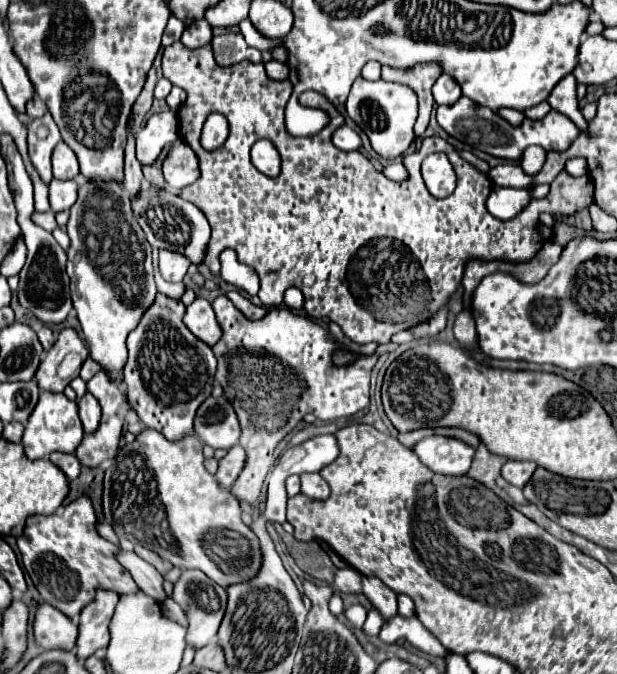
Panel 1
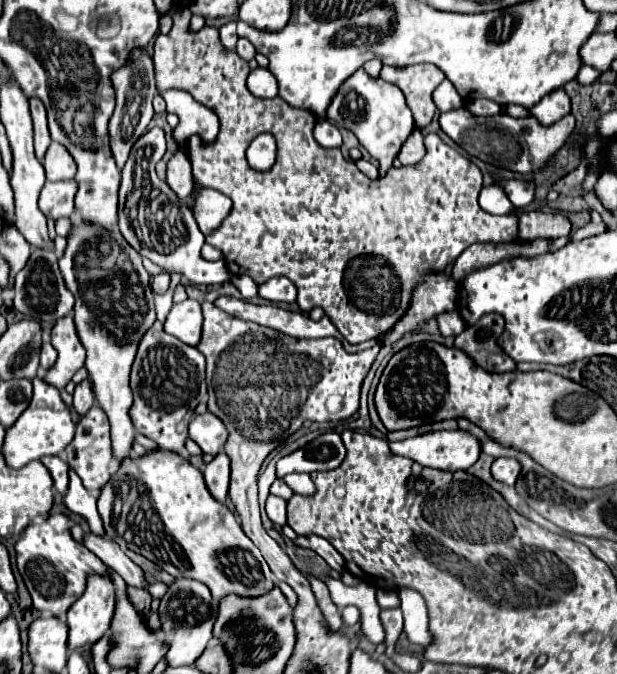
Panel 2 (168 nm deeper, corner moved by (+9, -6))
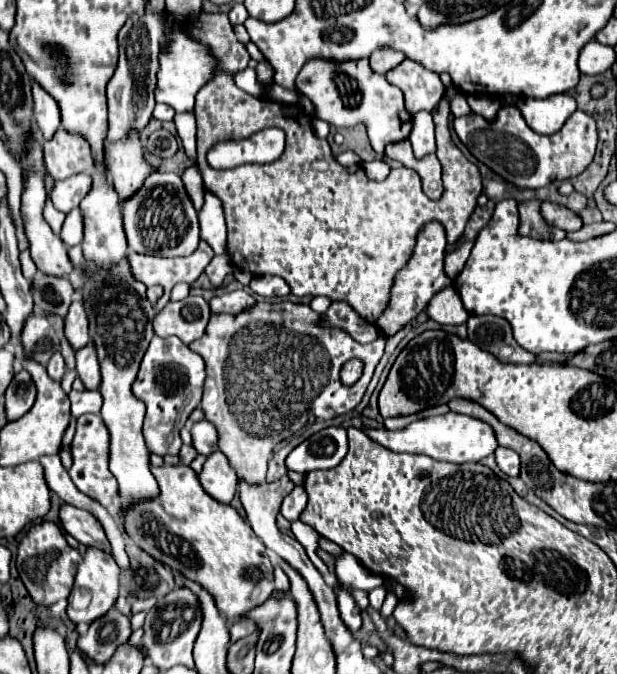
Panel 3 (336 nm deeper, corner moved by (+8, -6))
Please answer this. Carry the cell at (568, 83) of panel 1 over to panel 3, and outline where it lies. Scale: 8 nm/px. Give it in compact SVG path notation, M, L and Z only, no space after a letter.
M559 93L545 99L527 99L521 97L517 101L517 107L521 109L527 125L541 135L551 135L559 131L569 119L569 115L577 109L577 103L571 95Z

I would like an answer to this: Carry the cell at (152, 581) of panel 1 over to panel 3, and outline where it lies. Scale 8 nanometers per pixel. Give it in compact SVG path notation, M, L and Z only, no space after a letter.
M61 505L59 519L61 519L63 529L71 537L75 537L81 545L107 547L111 551L111 545L105 537L105 531L103 531L101 523L89 511L83 511L83 509L73 507L73 505Z

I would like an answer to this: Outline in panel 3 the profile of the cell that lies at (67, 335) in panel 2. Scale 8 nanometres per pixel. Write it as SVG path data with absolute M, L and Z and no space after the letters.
M77 293L69 313L65 317L65 335L73 349L85 347L89 343L89 321L87 321L87 311L83 307L83 297Z

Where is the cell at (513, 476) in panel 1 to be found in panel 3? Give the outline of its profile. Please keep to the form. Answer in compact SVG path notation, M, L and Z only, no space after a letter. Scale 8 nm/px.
M497 447L495 451L497 457L497 465L503 473L507 473L509 477L517 477L519 475L519 455L509 449L509 447Z

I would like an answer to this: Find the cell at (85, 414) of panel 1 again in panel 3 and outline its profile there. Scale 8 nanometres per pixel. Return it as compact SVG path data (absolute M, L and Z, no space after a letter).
M89 341L85 347L77 349L77 375L87 383L87 389L93 391L101 383L101 371L99 371L99 359L95 343Z

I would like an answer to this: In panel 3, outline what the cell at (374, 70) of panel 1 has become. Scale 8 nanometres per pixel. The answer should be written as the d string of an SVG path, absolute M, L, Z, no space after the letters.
M377 49L371 53L369 61L371 61L371 69L379 75L385 75L387 71L391 71L393 67L397 67L401 61L405 59L405 53L401 51L393 51L393 49Z

